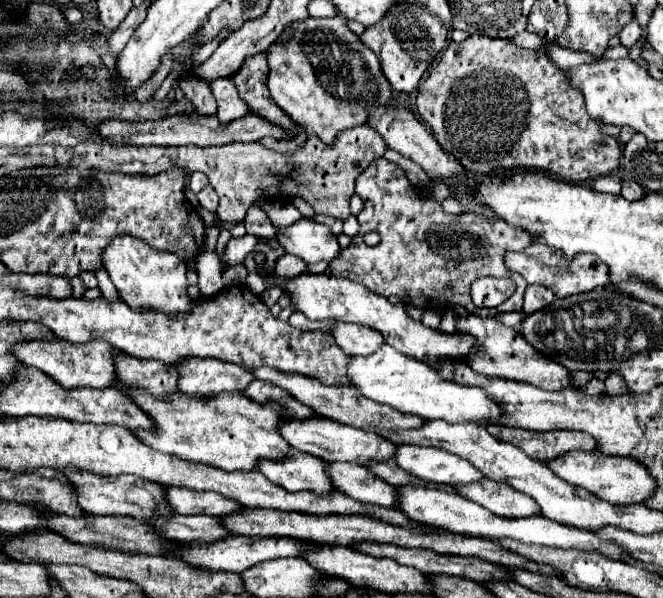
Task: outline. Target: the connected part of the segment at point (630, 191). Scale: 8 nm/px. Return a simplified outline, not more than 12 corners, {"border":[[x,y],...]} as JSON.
{"border":[[623,183],[621,195],[637,201],[645,195],[645,189],[637,183]]}

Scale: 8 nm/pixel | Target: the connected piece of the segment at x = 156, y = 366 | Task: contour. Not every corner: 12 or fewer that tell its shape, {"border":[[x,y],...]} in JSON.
{"border":[[115,351],[127,387],[153,395],[177,391],[177,371],[155,359]]}

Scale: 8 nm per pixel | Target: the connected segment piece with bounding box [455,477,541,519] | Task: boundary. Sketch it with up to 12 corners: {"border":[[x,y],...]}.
{"border":[[487,477],[455,485],[457,493],[505,519],[541,515],[539,505]]}

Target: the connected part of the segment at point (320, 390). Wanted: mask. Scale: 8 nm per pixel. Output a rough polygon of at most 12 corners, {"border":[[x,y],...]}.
{"border":[[251,369],[255,379],[285,389],[317,415],[365,431],[417,429],[425,423],[383,407],[355,387]]}

